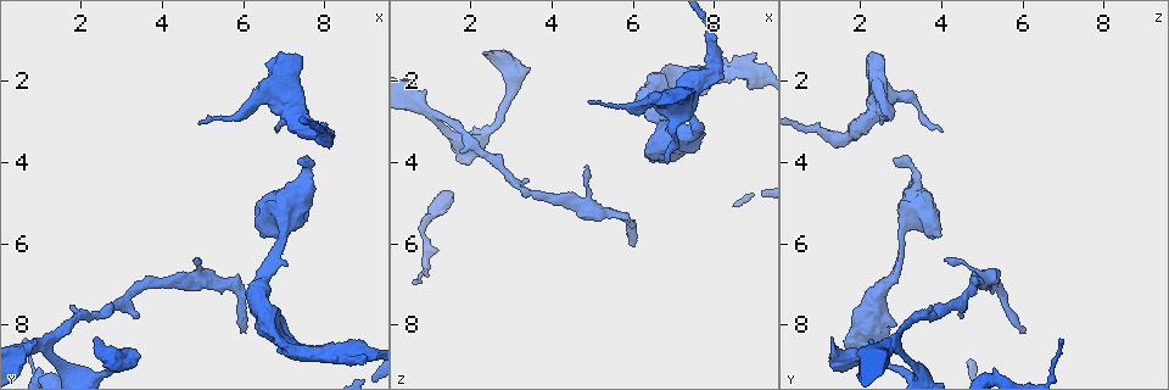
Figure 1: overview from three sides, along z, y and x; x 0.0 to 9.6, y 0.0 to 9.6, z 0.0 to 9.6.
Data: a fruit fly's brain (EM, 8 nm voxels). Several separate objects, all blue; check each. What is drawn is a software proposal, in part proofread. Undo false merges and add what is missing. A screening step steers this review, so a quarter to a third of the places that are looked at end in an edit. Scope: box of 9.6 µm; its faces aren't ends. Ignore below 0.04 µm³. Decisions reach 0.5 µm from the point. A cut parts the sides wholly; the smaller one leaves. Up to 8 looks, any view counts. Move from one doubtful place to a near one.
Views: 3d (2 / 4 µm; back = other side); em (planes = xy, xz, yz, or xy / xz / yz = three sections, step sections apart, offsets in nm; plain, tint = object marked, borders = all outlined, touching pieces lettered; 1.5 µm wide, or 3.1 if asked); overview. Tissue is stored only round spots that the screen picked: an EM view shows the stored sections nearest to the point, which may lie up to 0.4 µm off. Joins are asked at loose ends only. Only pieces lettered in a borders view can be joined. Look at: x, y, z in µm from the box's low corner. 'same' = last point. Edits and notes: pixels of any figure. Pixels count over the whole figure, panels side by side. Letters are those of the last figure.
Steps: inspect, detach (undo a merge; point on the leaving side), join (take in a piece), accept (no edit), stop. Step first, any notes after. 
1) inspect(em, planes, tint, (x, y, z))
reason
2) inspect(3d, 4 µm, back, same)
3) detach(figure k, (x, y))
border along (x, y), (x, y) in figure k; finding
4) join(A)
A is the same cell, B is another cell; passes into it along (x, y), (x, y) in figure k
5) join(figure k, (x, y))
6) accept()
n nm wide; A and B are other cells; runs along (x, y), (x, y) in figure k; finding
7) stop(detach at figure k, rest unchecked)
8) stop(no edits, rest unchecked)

inspect(em, yz, step 8, borders, (4.95, 3.05, 2.50))
thin end

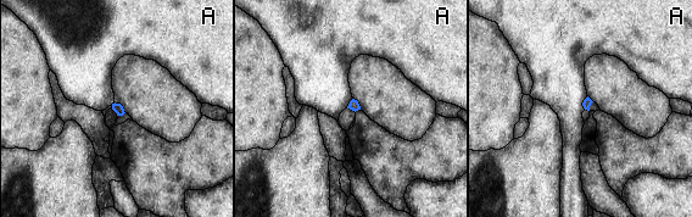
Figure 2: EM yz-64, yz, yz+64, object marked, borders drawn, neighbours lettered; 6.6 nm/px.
inspect(em, planes, borders, same)

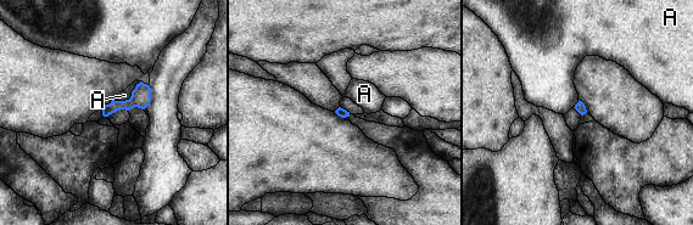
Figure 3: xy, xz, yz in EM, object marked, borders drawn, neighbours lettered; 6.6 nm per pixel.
accept()
A is another cell; border along (140, 82), (128, 99), (113, 100) in figure 3; none of them fits

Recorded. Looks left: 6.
inspect(em, xz, step 4, borders, (7.45, 3.85, 2.90))
free end

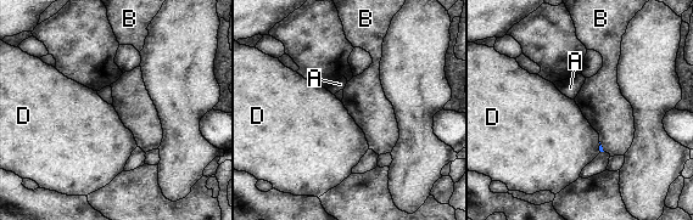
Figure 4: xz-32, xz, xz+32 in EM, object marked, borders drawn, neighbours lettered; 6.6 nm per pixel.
inspect(em, planes, borders, same)
cut it another way

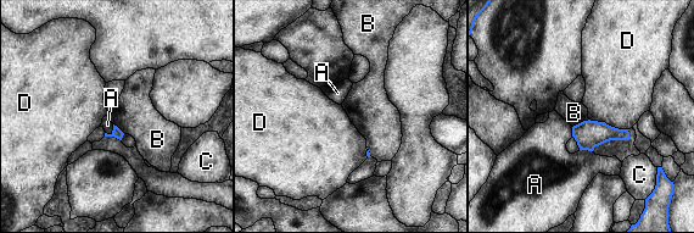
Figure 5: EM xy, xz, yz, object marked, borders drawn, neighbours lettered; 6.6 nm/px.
accept()
A, B, C and D are other cells; border along (588, 118), (572, 127) in figure 5; none of them fits

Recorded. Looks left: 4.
inspect(em, planes, borders, (9.05, 8.75, 1.30))
thick end

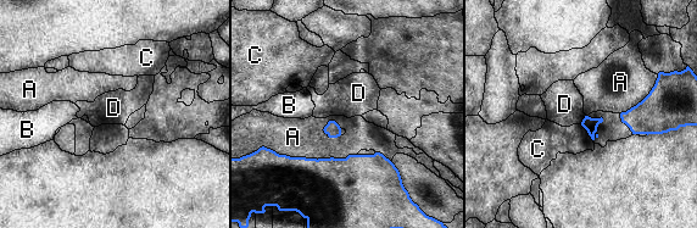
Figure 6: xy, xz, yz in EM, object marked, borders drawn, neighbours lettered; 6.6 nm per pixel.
accept()
A, B, C and D are other cells; border along (585, 115), (580, 123) in figure 6; no lettered piece goes on from it

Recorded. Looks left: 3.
stop(no edits, rest unchecked)

